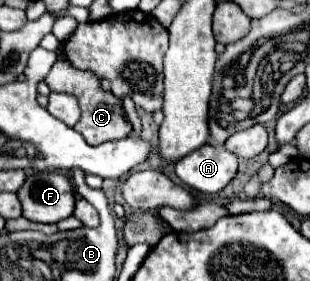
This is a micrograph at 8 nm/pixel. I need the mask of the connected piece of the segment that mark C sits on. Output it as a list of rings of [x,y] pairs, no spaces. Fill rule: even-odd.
[[[57,60],[47,74],[45,82],[52,92],[75,94],[81,106],[81,120],[73,126],[87,142],[107,142],[107,140],[121,140],[127,138],[131,132],[131,122],[125,116],[123,102],[113,96],[111,92],[103,92],[101,84],[91,72],[73,68],[67,60]]]

